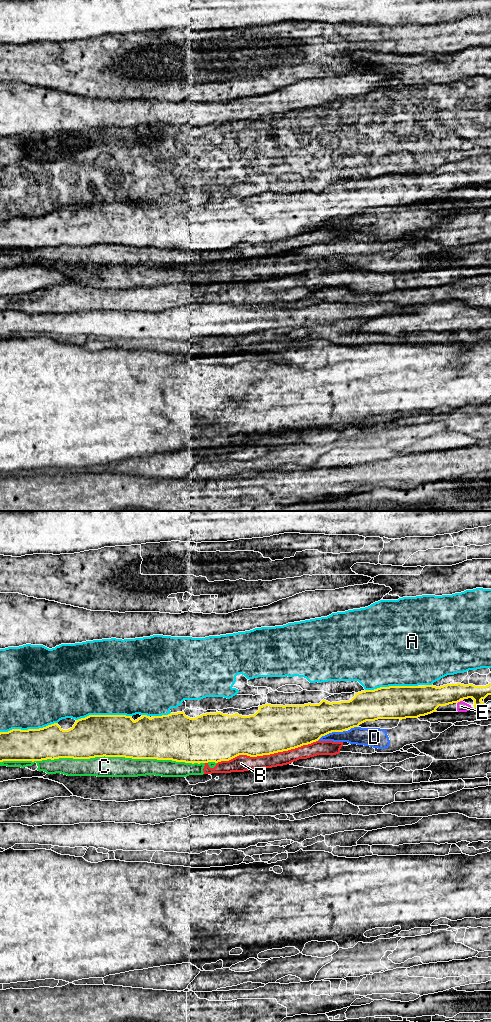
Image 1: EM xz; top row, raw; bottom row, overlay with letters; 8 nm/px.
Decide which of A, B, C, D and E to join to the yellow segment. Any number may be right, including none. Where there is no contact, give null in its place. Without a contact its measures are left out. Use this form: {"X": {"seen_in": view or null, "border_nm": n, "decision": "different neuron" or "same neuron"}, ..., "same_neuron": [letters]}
{"A": {"seen_in": "xz", "border_nm": 480, "decision": "different neuron"}, "B": {"seen_in": "xz", "border_nm": 850, "decision": "different neuron"}, "C": {"seen_in": "xz", "border_nm": 1600, "decision": "different neuron"}, "D": {"seen_in": "xz", "border_nm": 240, "decision": "different neuron"}, "E": {"seen_in": "xz", "border_nm": 40, "decision": "different neuron"}, "same_neuron": []}

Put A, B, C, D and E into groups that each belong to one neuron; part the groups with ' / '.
A E / B C / D

